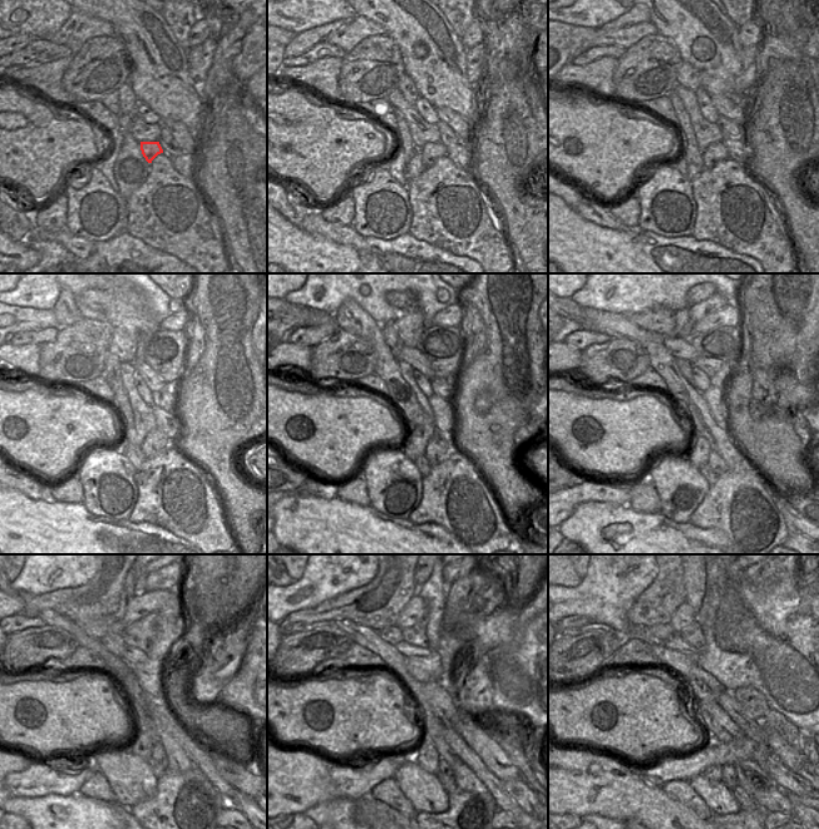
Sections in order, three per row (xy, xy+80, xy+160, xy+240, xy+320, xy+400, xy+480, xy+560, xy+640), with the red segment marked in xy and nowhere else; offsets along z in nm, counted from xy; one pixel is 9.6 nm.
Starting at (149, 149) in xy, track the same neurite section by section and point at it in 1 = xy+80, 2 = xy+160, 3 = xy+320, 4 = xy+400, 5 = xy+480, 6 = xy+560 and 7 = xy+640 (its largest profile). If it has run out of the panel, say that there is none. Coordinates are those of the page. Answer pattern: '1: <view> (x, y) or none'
1: xy+80 (430, 152)
2: xy+160 (716, 152)
3: xy+320 (437, 450)
4: xy+400 (718, 464)
5: xy+480 (158, 753)
6: xy+560 (444, 768)
7: xy+640 (729, 778)

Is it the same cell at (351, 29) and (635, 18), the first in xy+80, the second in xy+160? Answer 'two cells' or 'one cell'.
two cells

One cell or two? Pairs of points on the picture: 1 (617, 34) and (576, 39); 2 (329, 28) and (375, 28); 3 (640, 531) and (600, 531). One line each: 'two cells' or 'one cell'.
1: one cell
2: two cells
3: one cell

